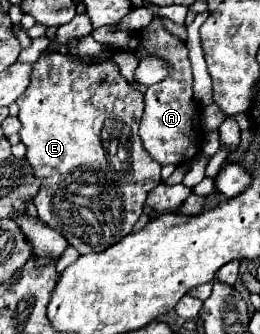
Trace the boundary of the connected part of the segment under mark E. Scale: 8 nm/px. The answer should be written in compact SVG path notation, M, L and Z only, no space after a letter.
M42 52L32 66L32 80L24 96L16 100L22 122L20 140L26 144L26 158L34 174L42 178L42 186L34 198L38 216L60 232L68 244L80 254L104 252L126 234L142 216L148 190L162 182L160 164L152 160L138 136L140 118L144 112L144 94L138 92L120 74L114 60L86 62L76 54Z

